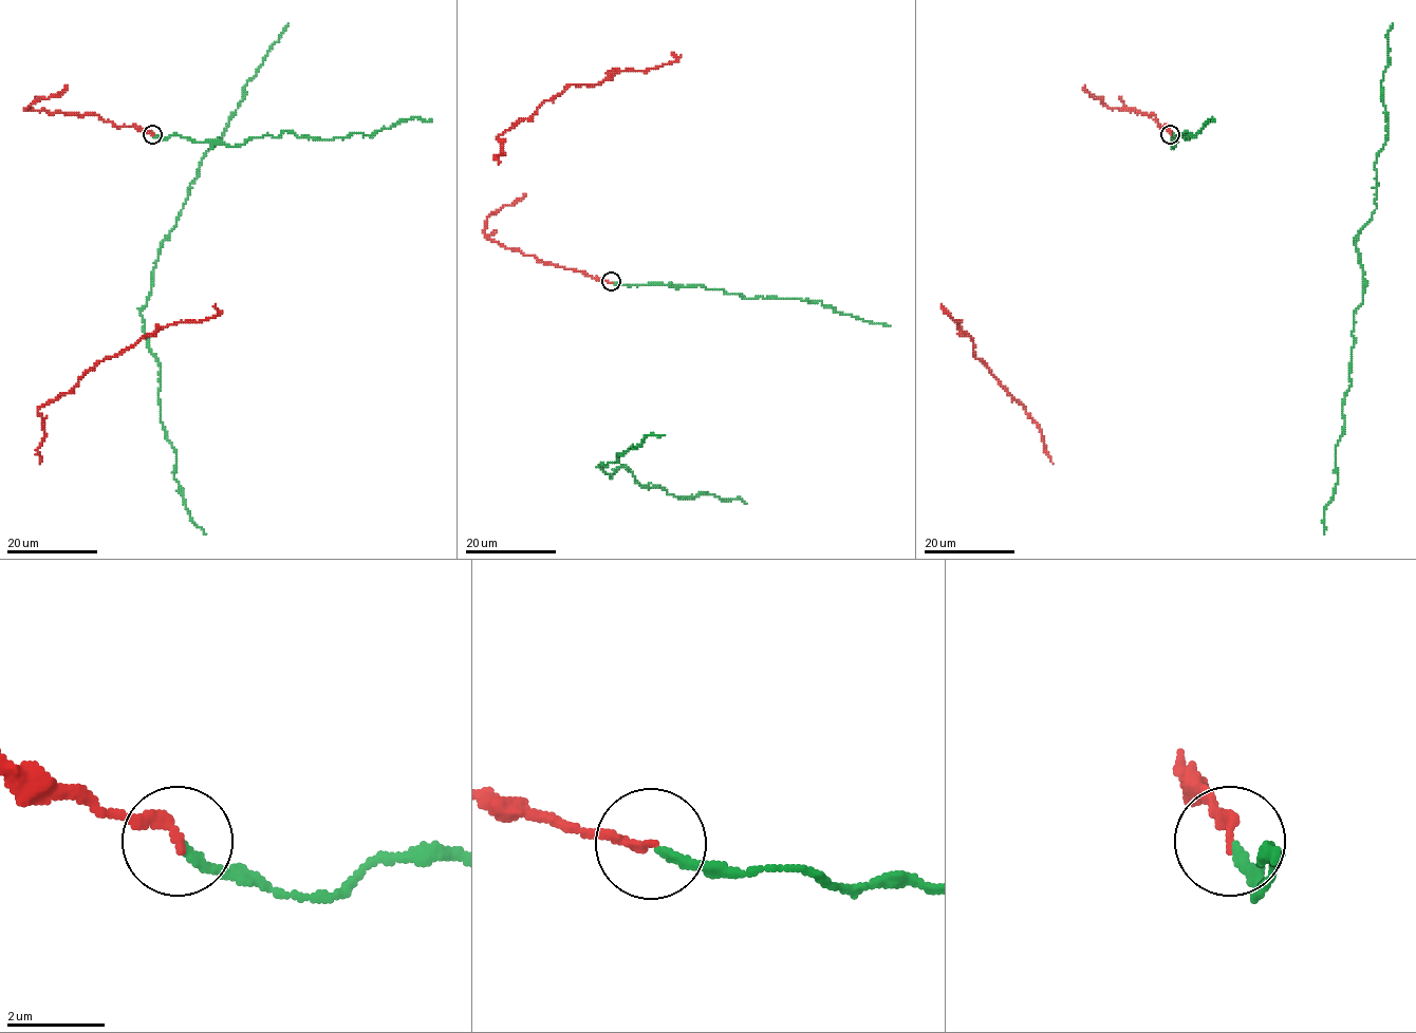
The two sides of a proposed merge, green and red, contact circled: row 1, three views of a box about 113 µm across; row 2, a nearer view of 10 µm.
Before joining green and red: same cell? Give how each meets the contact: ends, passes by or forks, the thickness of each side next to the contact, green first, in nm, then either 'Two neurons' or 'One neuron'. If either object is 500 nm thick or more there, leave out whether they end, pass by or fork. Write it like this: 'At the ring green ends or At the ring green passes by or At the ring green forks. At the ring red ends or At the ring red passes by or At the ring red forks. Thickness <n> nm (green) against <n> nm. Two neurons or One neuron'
At the ring green ends. At the ring red ends. Thickness 180 nm (green) against 200 nm. One neuron

